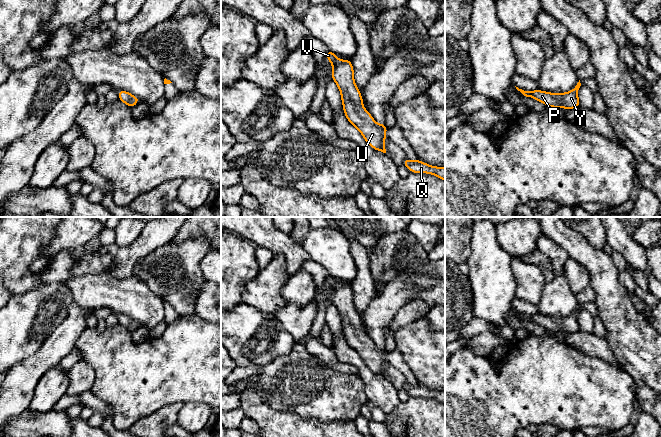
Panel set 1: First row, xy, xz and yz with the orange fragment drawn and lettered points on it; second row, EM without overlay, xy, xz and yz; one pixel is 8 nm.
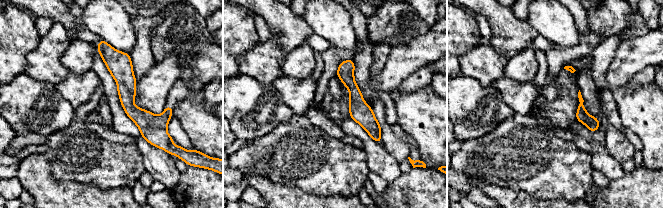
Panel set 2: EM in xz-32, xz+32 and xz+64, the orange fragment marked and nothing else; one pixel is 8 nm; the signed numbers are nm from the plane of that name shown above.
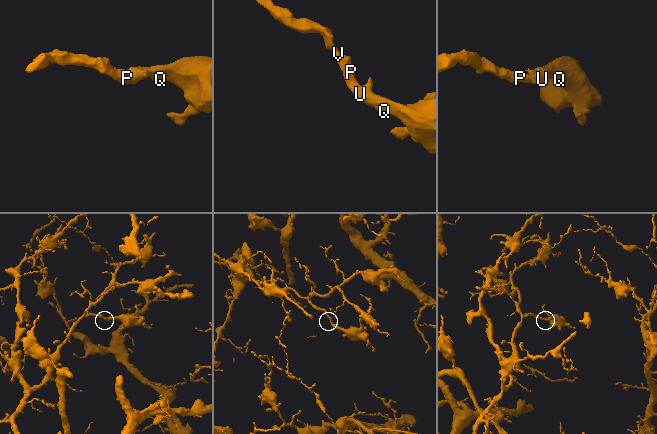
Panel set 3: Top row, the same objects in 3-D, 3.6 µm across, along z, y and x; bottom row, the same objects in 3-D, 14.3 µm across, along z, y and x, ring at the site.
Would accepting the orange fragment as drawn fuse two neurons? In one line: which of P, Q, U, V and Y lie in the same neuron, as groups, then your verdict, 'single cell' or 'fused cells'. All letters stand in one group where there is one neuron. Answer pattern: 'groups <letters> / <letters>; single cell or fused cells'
groups P Q U V Y; single cell

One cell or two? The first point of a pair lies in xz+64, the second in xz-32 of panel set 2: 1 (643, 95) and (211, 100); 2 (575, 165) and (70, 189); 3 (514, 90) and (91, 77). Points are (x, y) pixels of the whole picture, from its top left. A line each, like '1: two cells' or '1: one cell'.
1: two cells
2: two cells
3: one cell

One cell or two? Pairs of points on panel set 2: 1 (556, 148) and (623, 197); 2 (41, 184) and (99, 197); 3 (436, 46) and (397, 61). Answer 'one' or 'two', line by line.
1: one
2: one
3: one

